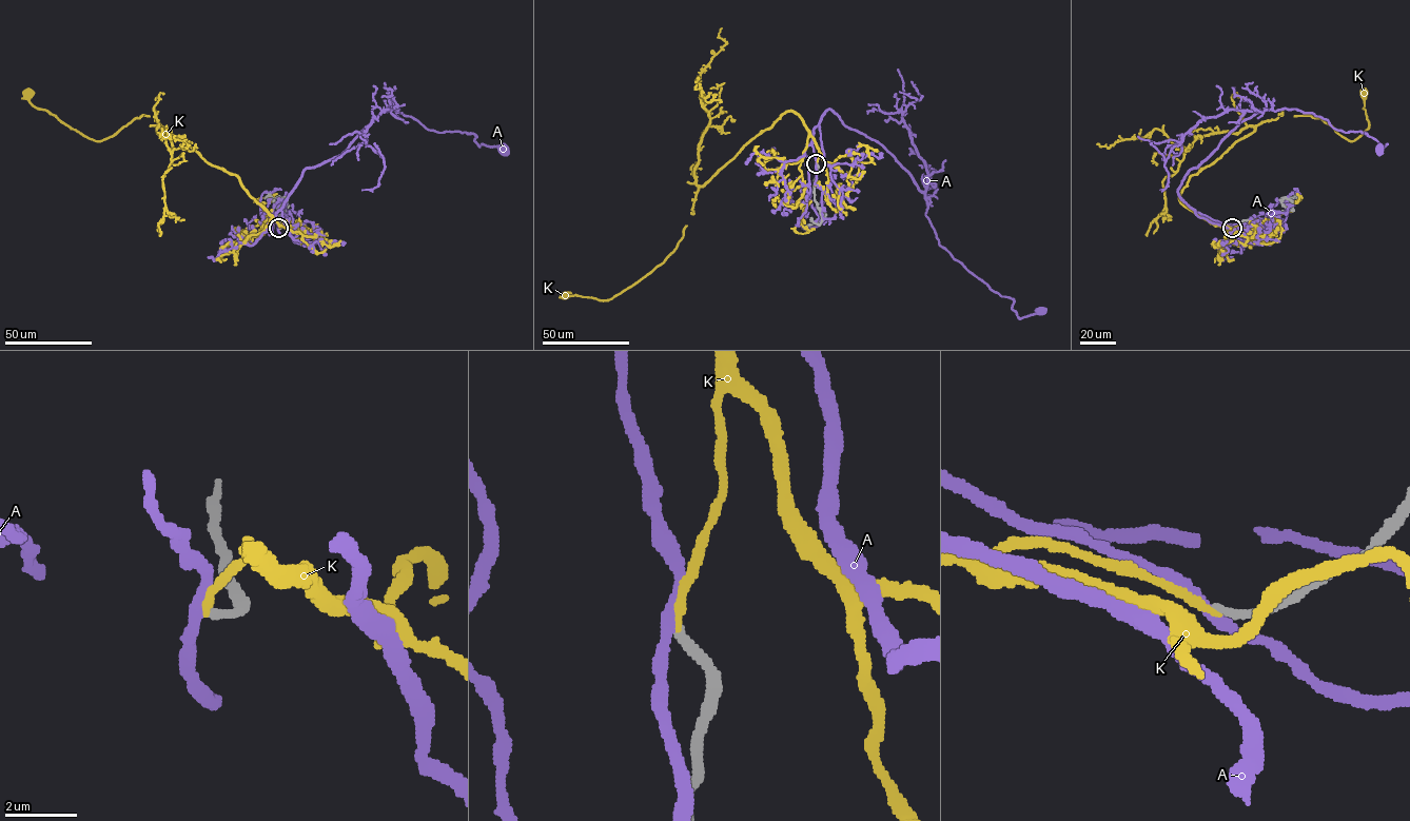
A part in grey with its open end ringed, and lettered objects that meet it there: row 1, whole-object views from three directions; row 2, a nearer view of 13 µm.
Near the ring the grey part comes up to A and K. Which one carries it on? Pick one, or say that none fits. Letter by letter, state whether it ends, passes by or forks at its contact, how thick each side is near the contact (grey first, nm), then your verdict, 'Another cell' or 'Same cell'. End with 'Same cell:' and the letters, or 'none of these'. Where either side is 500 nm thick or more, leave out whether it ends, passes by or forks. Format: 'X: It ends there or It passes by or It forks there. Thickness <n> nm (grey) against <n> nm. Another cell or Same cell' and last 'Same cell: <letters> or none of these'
A: It passes by. Thickness 260 nm (grey) against 300 nm. Another cell
K: It ends there. Thickness 280 nm (grey) against 200 nm. Same cell
Same cell: K

